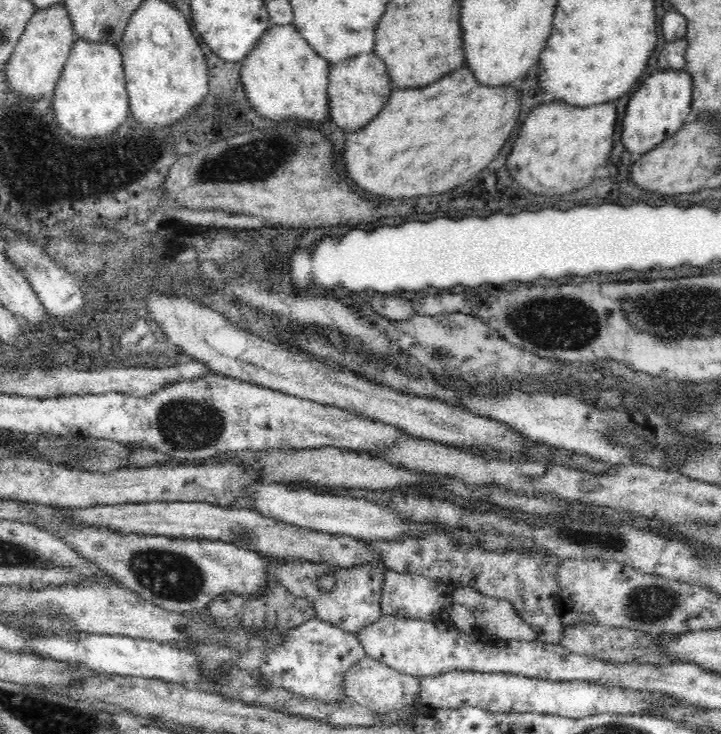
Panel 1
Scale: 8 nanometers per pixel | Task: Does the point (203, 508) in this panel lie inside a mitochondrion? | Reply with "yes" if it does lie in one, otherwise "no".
no

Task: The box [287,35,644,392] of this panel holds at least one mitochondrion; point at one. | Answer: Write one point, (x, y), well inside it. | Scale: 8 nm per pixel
(553, 323)

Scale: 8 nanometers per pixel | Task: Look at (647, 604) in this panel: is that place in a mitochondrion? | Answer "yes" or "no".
yes

